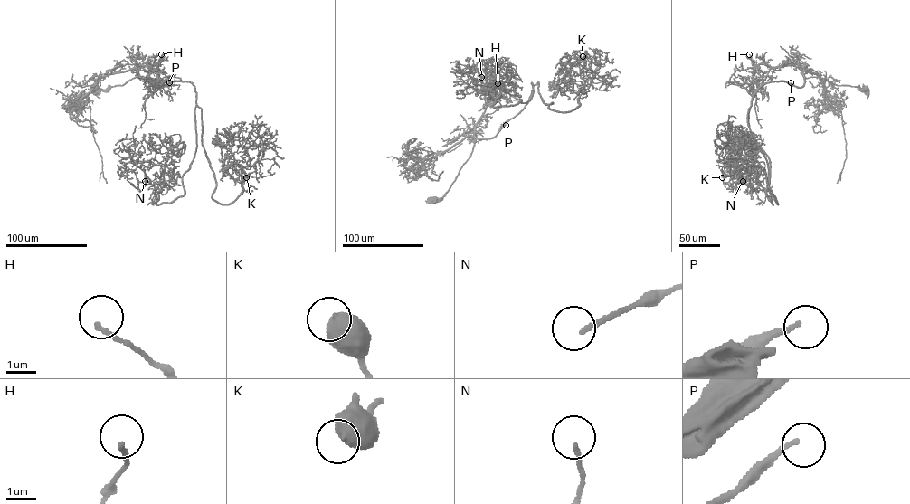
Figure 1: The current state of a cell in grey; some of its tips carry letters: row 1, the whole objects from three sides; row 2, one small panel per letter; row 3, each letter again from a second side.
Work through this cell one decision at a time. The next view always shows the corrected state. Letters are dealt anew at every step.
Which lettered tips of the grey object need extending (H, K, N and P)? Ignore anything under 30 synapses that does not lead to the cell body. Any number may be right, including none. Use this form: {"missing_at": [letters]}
{"missing_at": ["N"]}

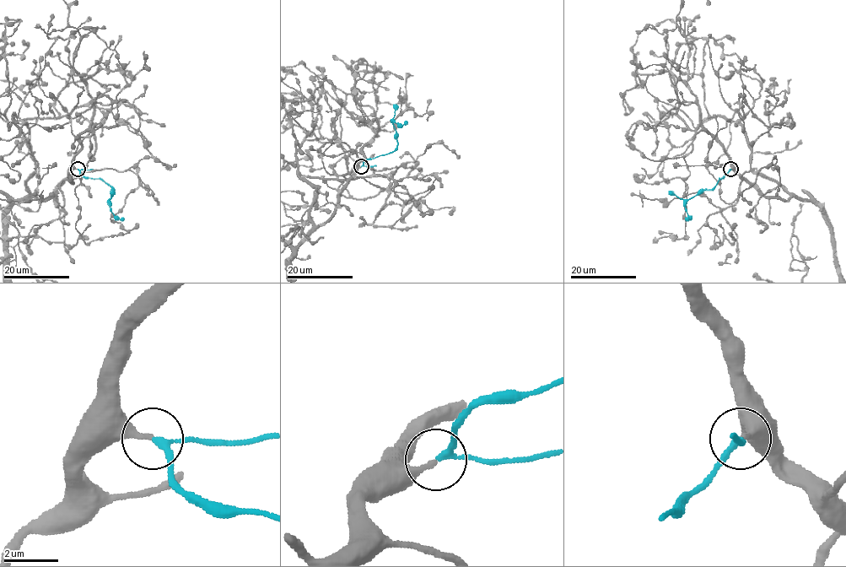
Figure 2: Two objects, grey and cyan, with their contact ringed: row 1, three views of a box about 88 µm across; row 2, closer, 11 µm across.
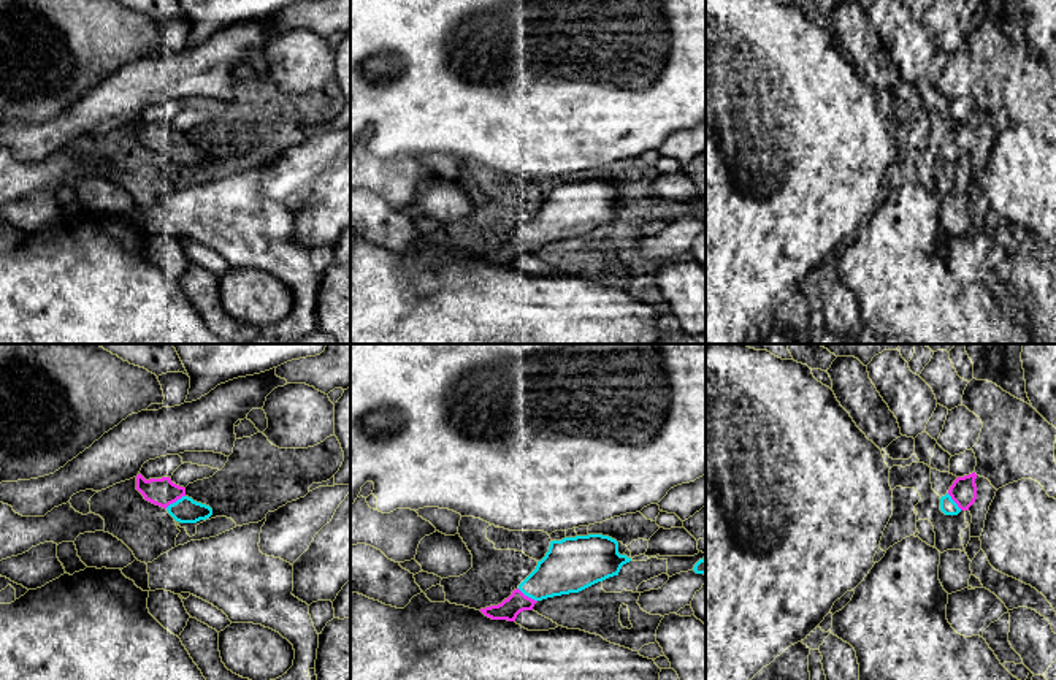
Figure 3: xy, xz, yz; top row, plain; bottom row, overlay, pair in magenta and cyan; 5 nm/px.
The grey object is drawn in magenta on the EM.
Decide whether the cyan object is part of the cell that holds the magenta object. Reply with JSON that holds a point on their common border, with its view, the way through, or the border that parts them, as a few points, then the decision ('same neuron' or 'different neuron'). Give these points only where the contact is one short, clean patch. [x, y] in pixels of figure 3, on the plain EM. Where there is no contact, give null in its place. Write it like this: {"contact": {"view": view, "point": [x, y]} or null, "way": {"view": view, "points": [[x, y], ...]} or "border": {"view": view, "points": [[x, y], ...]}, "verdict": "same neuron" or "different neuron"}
{"contact": {"view": "xy", "point": [175, 146]}, "verdict": "same neuron"}

